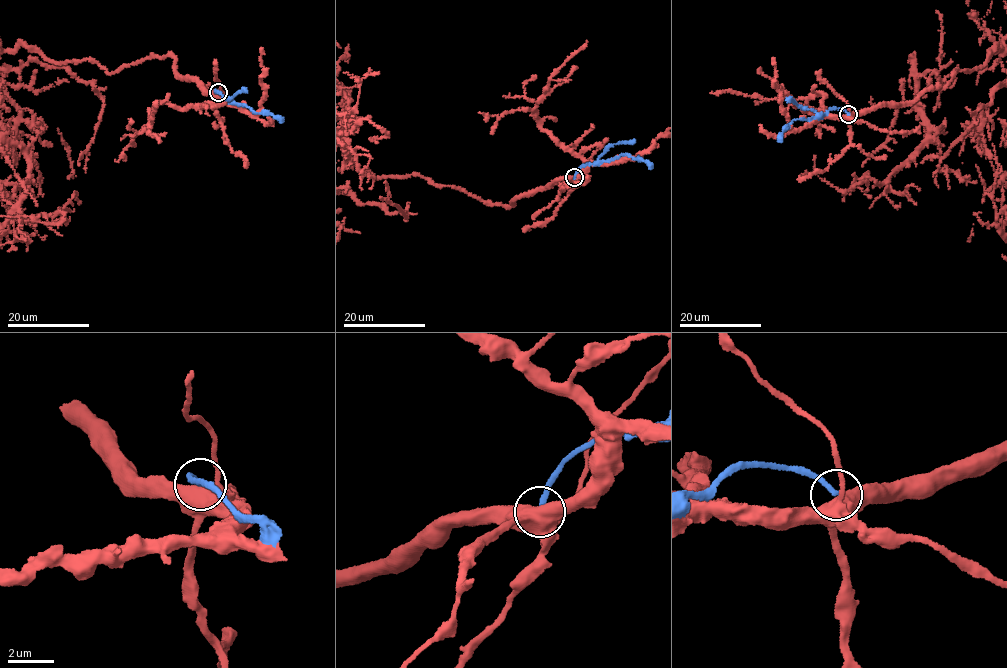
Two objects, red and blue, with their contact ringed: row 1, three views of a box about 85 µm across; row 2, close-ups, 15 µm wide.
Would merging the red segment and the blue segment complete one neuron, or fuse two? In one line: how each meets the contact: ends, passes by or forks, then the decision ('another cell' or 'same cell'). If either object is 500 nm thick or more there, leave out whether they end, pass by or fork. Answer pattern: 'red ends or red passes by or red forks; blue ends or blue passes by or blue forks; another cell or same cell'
another cell

